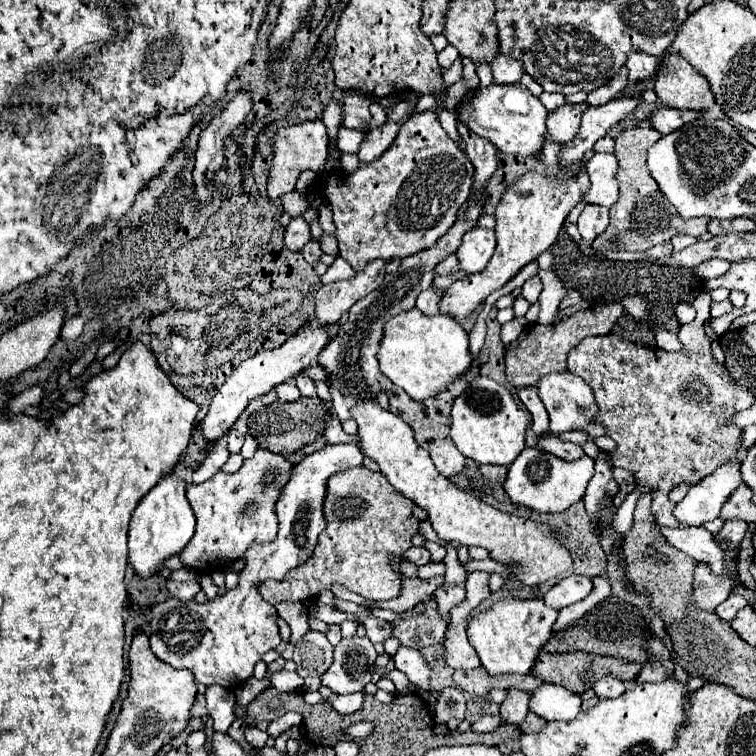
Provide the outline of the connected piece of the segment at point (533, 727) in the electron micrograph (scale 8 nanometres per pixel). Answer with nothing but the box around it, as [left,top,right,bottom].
[519,712,547,732]

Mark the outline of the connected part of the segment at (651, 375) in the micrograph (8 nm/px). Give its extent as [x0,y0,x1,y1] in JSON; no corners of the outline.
[569,290,755,528]

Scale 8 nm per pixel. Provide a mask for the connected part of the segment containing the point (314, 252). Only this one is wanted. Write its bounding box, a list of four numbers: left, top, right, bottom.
[303,238,323,268]

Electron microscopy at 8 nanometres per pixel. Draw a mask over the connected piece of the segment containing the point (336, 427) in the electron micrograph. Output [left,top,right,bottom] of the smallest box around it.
[325,414,359,444]

